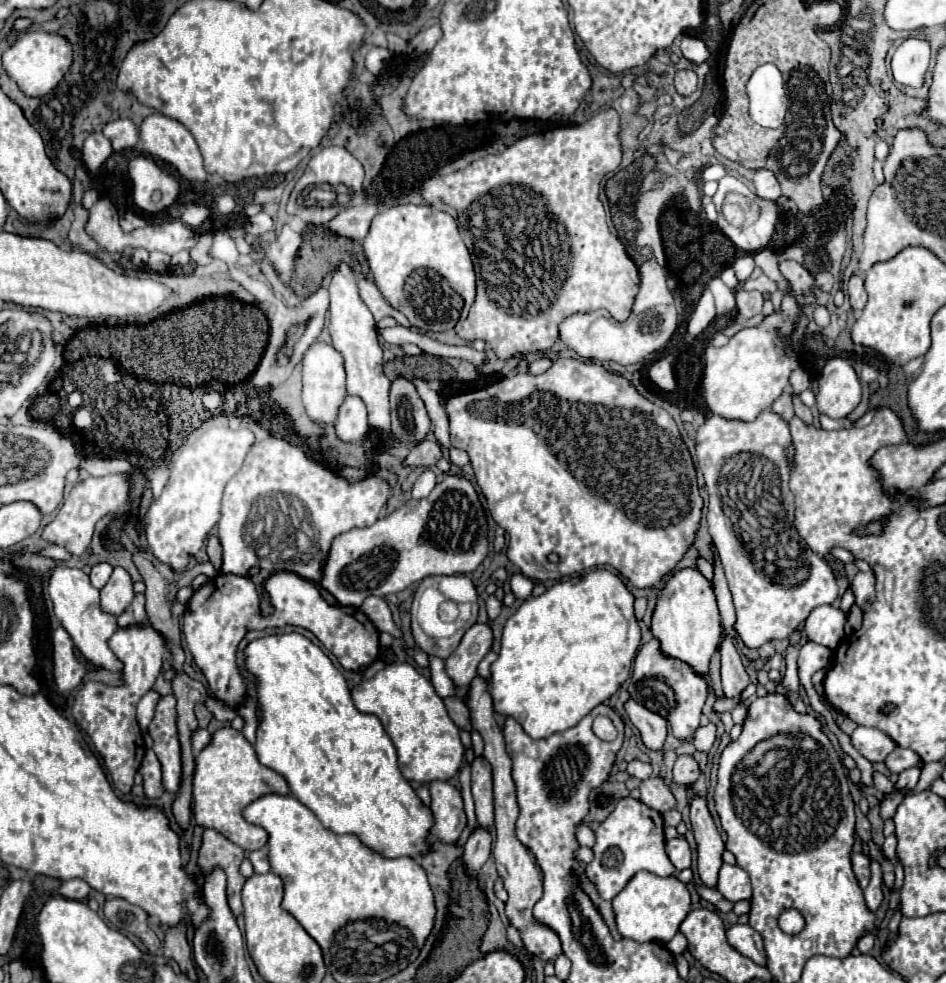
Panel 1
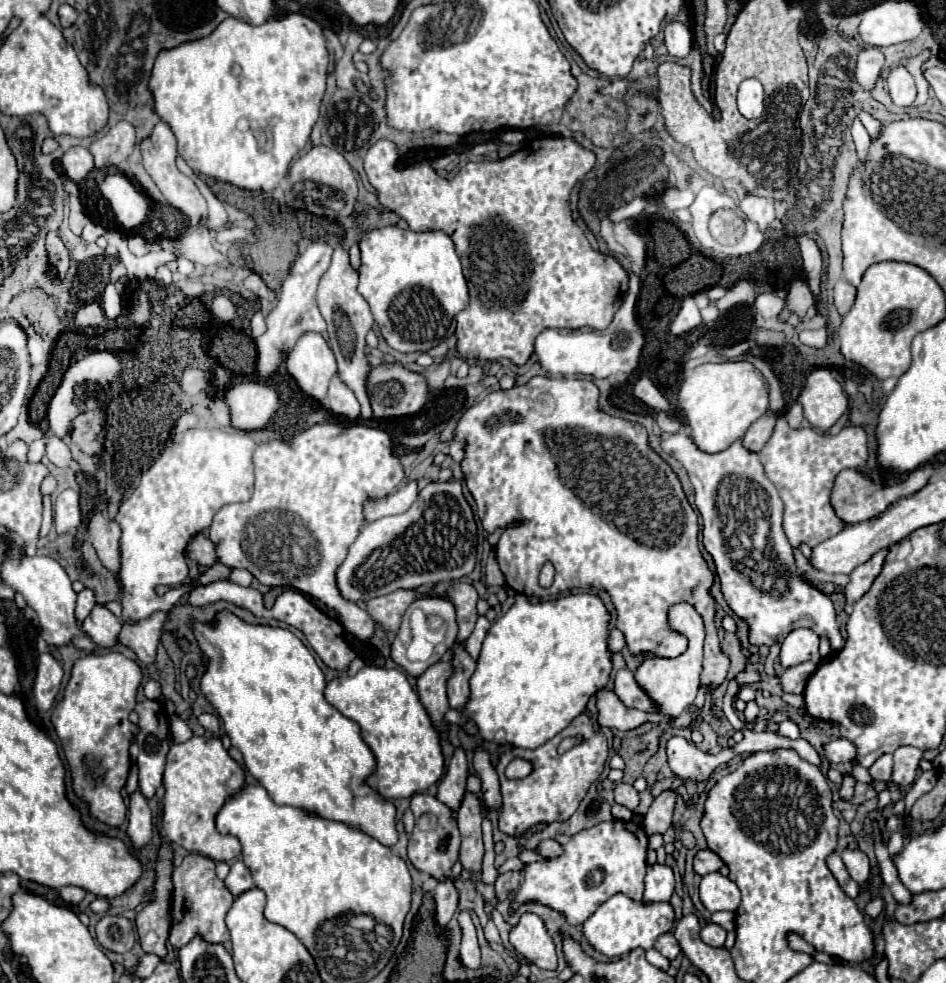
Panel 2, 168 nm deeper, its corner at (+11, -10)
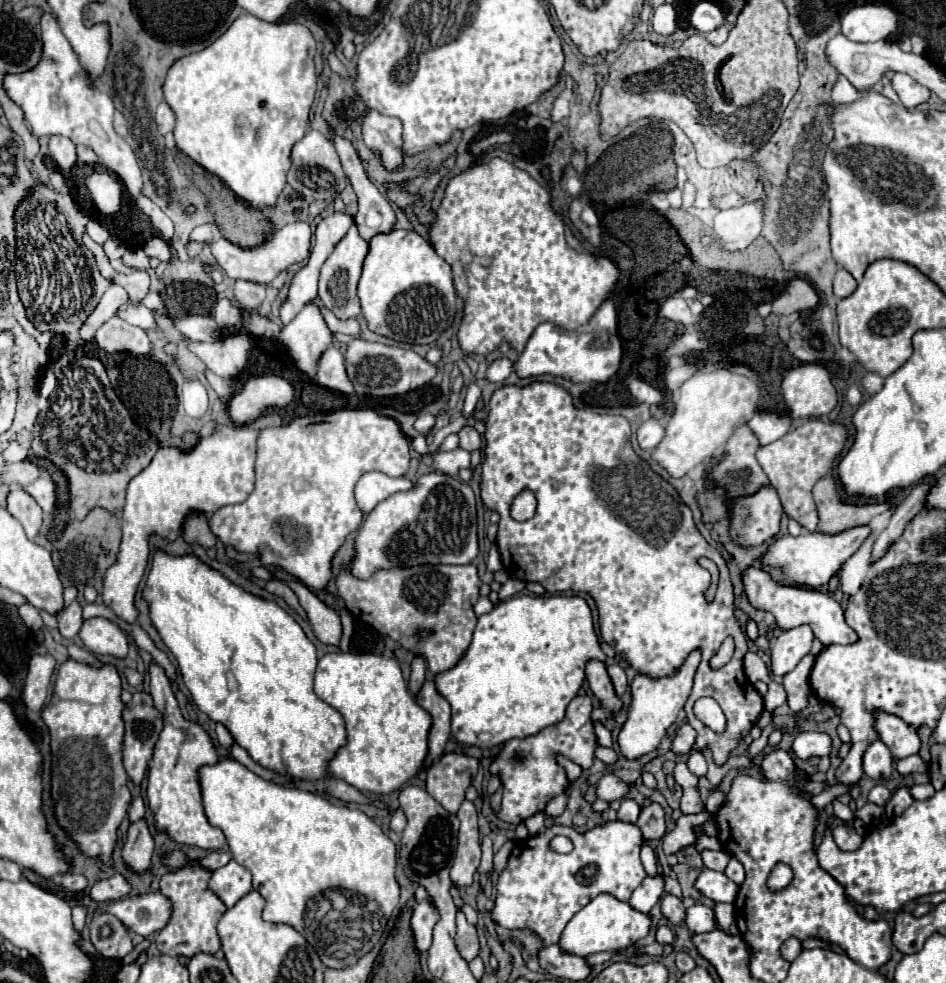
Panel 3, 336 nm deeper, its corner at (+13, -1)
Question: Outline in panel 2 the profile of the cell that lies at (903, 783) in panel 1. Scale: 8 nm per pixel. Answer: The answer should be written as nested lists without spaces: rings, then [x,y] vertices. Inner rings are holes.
[[[902,746],[894,754],[894,772],[892,772],[892,782],[900,786],[908,786],[914,782],[916,772],[918,772],[918,762],[922,758],[922,750],[914,746]]]

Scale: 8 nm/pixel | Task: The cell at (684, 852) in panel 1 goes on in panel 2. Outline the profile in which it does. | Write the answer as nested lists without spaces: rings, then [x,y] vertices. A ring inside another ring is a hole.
[[[652,864],[648,866],[646,880],[644,880],[644,904],[656,904],[656,902],[670,902],[670,896],[674,892],[674,874],[664,864]]]

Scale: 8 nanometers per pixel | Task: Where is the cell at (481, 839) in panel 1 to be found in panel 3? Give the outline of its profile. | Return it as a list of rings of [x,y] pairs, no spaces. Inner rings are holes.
[[[426,897],[424,901],[420,901],[414,907],[412,929],[414,929],[414,937],[416,937],[416,949],[420,953],[424,953],[432,945],[432,929],[438,923],[438,919],[440,919],[440,915],[438,915],[438,909],[436,909],[432,897]]]

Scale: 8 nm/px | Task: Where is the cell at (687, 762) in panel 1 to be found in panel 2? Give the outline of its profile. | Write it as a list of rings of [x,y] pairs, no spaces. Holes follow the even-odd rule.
[[[662,792],[650,806],[650,810],[644,816],[644,832],[648,836],[652,834],[664,834],[672,826],[672,812],[676,804],[676,792]]]

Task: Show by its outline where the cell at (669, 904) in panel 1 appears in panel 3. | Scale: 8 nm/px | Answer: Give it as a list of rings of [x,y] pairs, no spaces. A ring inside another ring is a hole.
[[[602,893],[602,895],[594,897],[584,909],[580,909],[570,919],[568,927],[564,929],[564,933],[560,937],[560,947],[564,951],[580,955],[580,957],[590,955],[590,953],[602,953],[602,951],[618,951],[618,949],[626,949],[634,941],[646,937],[650,927],[652,927],[652,919],[648,913],[642,913],[642,911],[630,907],[630,903],[624,903],[610,893]]]

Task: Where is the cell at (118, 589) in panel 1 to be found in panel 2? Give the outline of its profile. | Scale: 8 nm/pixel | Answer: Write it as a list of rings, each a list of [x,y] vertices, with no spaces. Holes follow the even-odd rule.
[[[96,606],[84,620],[82,630],[98,648],[110,650],[118,644],[122,624],[110,610],[106,610],[106,606]]]

